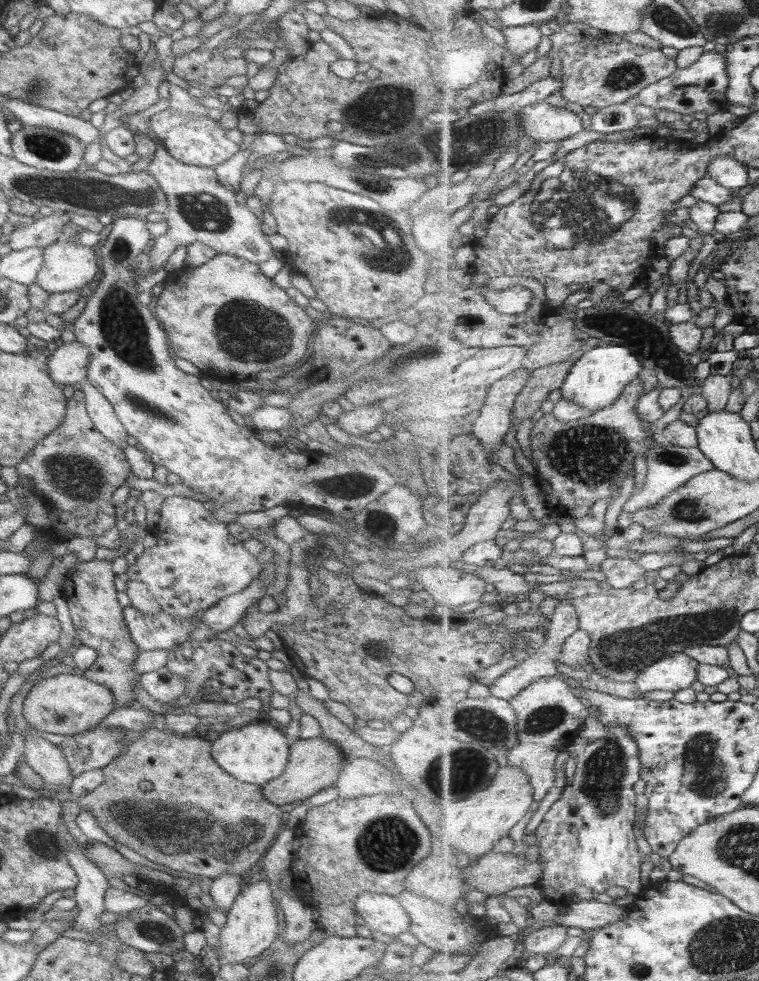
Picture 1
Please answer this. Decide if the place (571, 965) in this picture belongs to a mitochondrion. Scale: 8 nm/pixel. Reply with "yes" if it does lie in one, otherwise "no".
no

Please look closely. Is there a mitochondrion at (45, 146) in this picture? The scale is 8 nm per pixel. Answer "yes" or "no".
yes

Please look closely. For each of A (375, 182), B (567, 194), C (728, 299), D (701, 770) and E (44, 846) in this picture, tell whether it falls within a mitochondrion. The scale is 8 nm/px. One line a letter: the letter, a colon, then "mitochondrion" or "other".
A: mitochondrion
B: mitochondrion
C: other
D: mitochondrion
E: mitochondrion

